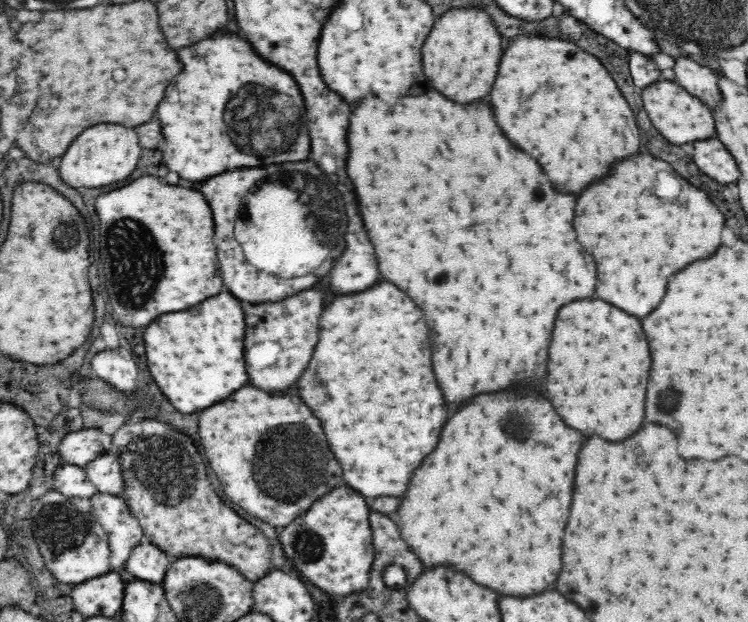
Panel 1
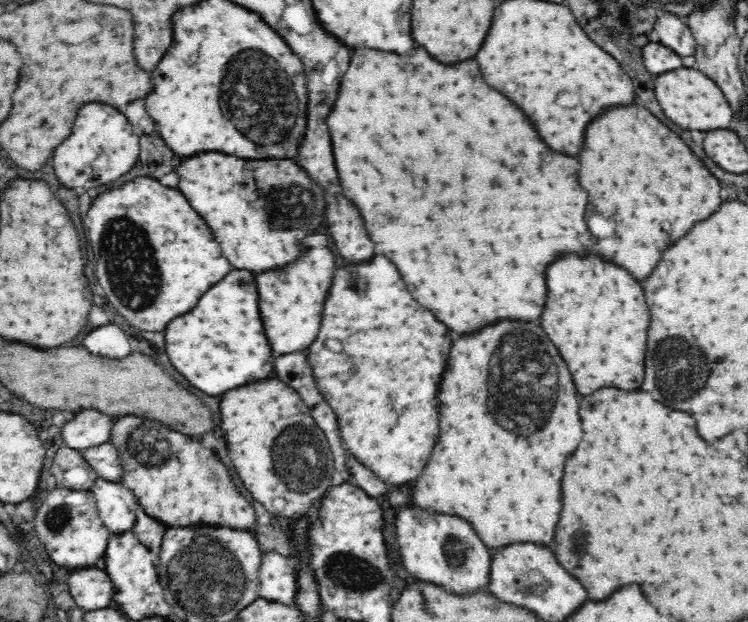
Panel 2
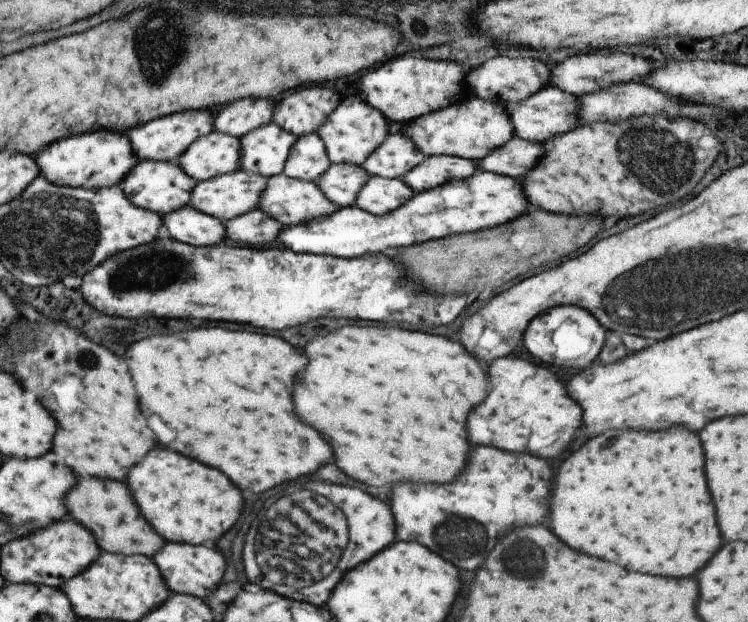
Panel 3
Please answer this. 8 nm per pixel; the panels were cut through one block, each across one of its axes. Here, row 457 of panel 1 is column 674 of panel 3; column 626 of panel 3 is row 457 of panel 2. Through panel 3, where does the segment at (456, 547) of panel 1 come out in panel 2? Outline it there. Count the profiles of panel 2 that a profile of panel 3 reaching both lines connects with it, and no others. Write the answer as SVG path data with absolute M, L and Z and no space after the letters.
M498 322L476 334L458 338L450 350L450 360L442 378L438 400L440 438L426 468L422 470L422 476L416 482L412 502L416 502L416 506L420 506L422 510L434 510L440 514L446 512L450 516L460 516L468 520L472 528L480 534L480 540L490 548L502 548L516 542L534 542L548 546L554 538L554 528L562 510L560 480L564 474L564 462L578 448L584 432L578 416L580 398L576 394L568 367L540 328L540 324Z

